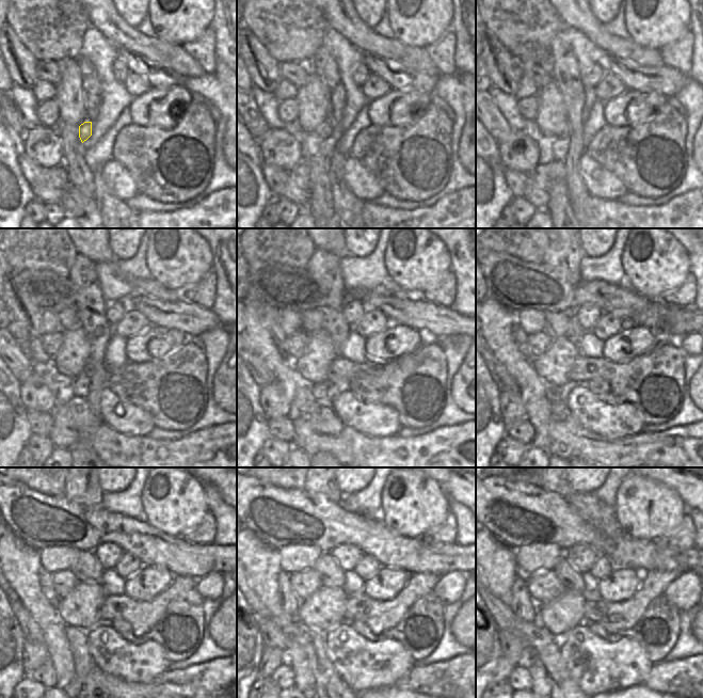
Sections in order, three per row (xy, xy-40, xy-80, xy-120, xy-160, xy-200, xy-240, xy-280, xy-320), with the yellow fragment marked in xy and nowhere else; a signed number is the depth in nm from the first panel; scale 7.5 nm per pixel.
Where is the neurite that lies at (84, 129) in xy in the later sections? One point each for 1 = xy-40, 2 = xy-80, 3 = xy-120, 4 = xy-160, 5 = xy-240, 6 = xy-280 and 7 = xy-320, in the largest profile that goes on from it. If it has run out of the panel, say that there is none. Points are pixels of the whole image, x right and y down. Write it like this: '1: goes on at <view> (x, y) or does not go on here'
1: goes on at xy-40 (325, 130)
2: goes on at xy-80 (564, 133)
3: goes on at xy-120 (88, 370)
4: goes on at xy-160 (341, 369)
5: goes on at xy-240 (142, 616)
6: goes on at xy-280 (379, 616)
7: goes on at xy-320 (616, 616)

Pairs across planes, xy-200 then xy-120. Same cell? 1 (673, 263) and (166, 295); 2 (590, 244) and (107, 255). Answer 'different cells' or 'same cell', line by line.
1: different cells
2: different cells

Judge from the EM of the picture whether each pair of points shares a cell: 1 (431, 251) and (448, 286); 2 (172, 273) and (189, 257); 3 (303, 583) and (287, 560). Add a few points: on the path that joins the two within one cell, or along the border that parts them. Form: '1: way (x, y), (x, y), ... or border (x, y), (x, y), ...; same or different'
1: border (450, 271), (435, 287), (424, 292); different
2: way (176, 269), (185, 262); same
3: border (313, 569), (304, 569), (290, 574); different

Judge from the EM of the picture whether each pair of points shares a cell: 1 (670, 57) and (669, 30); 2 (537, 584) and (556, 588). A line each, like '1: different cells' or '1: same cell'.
1: different cells
2: same cell

